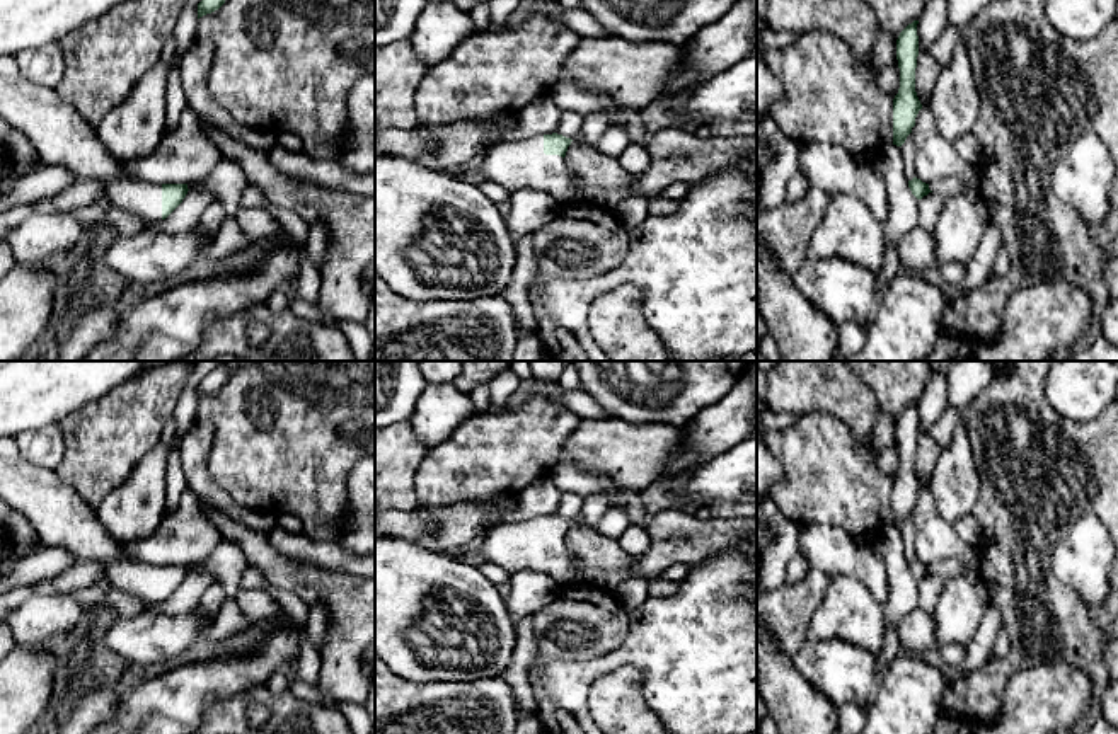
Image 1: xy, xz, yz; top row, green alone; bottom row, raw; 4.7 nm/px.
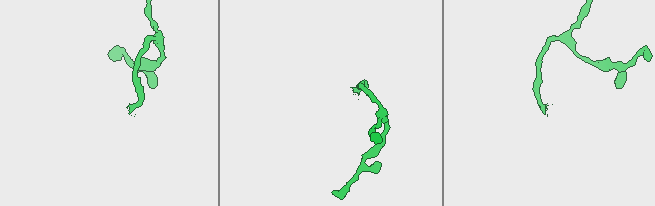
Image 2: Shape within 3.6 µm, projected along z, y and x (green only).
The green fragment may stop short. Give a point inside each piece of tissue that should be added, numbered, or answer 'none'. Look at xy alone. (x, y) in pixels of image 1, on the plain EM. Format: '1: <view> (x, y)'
1: xy (60, 518)

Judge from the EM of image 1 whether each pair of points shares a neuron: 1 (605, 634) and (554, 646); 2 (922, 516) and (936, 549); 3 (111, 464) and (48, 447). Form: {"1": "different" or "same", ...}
{"1": "same", "2": "same", "3": "different"}

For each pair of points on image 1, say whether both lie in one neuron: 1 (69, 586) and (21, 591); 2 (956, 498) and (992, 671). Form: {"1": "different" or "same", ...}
{"1": "same", "2": "different"}

